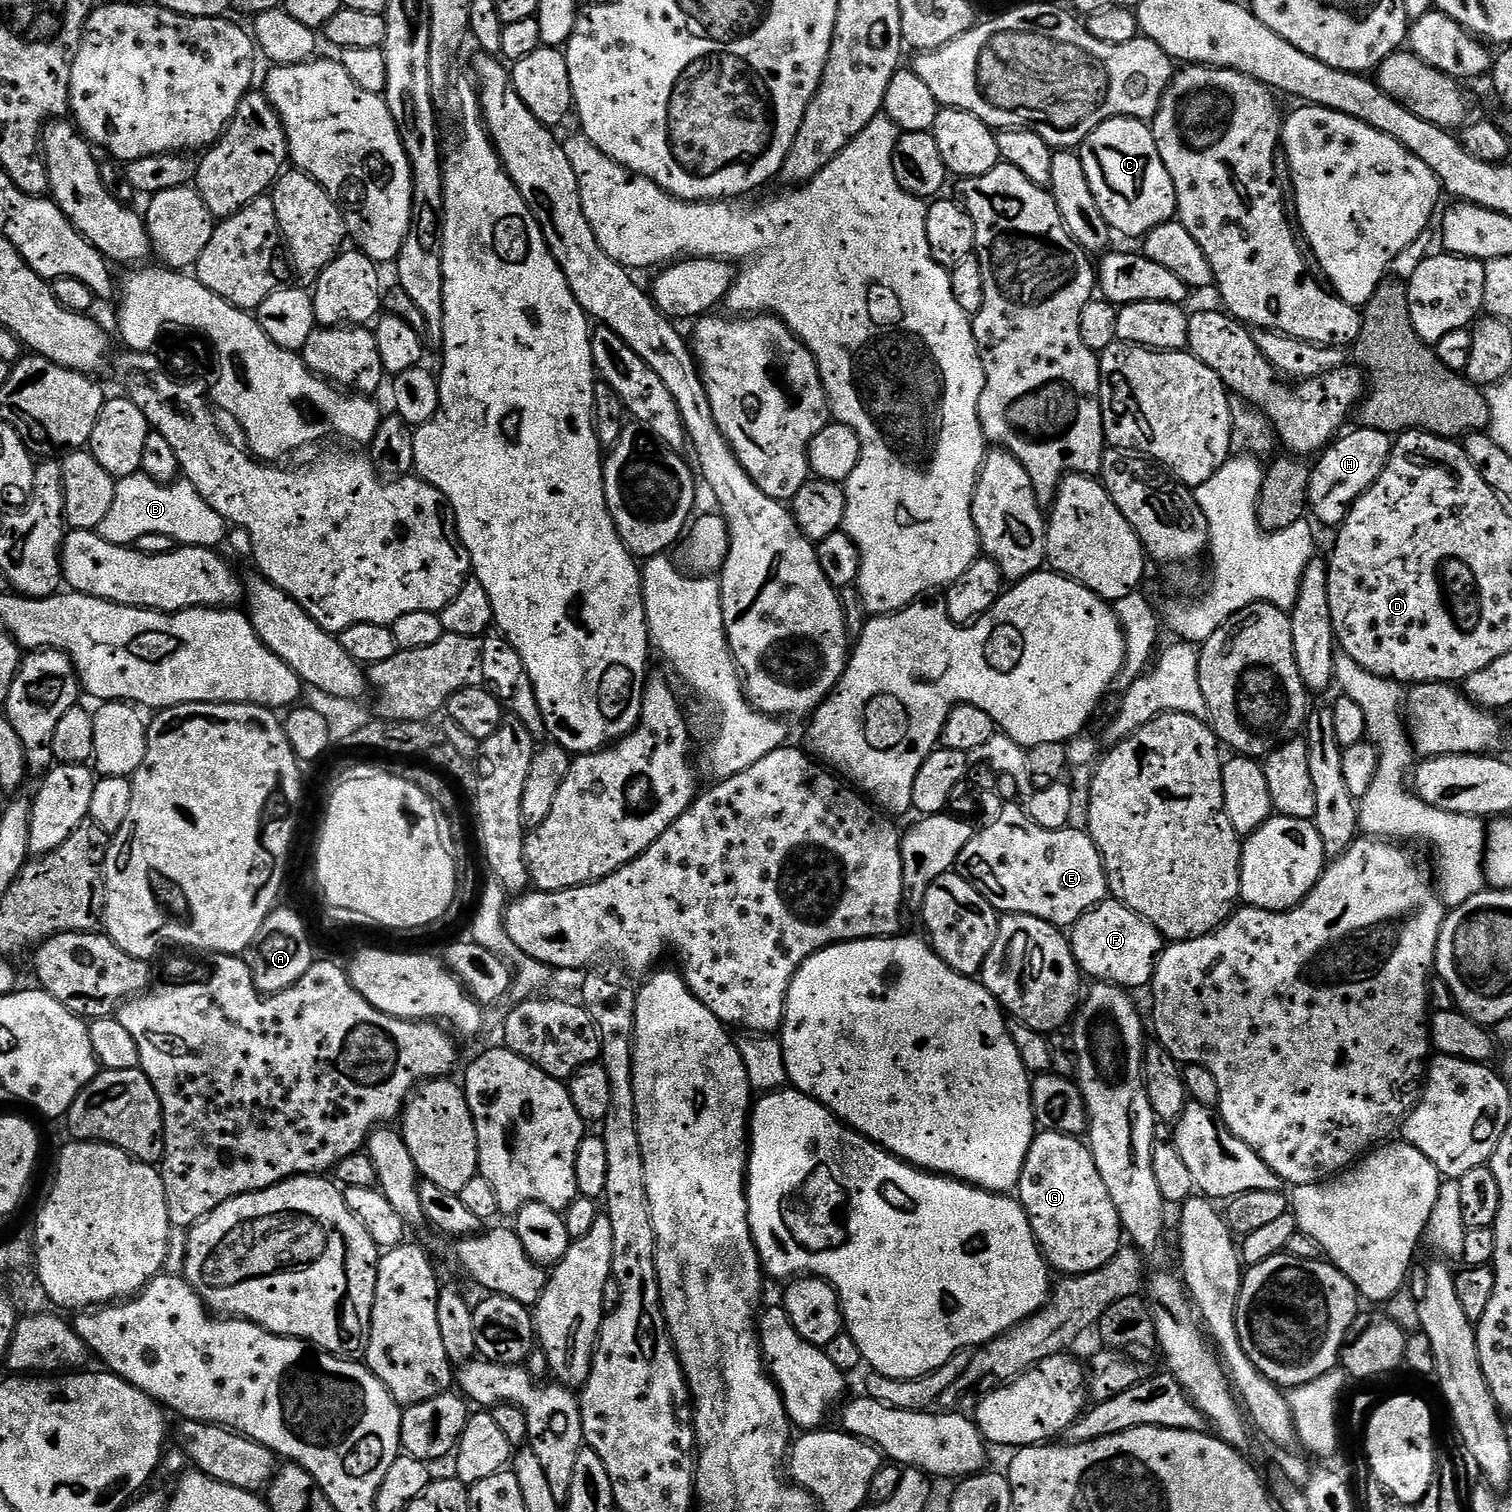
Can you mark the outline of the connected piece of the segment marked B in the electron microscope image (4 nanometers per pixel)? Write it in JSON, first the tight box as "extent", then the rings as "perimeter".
{"extent":[96,474,226,549],"perimeter":[[[137,474],[119,477],[115,486],[114,503],[96,531],[103,540],[112,545],[124,547],[135,545],[136,540],[146,534],[162,534],[170,537],[180,546],[215,549],[220,546],[216,544],[222,543],[224,540],[224,528],[226,529],[226,522],[201,498],[198,490],[194,490],[194,486],[187,480],[180,478],[170,484],[159,484],[154,482],[154,478]]]}

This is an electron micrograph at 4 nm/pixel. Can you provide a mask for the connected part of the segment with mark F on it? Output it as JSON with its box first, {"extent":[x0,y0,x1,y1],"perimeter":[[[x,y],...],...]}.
{"extent":[1070,898,1166,990],"perimeter":[[[1115,898],[1103,900],[1101,904],[1095,904],[1090,911],[1082,914],[1082,918],[1078,918],[1076,923],[1071,925],[1070,943],[1076,964],[1085,977],[1093,976],[1091,978],[1093,981],[1101,984],[1115,984],[1116,987],[1125,990],[1147,989],[1151,985],[1156,963],[1160,961],[1160,953],[1166,947],[1165,937],[1160,935],[1149,920],[1139,916],[1137,912],[1130,910]]]}

